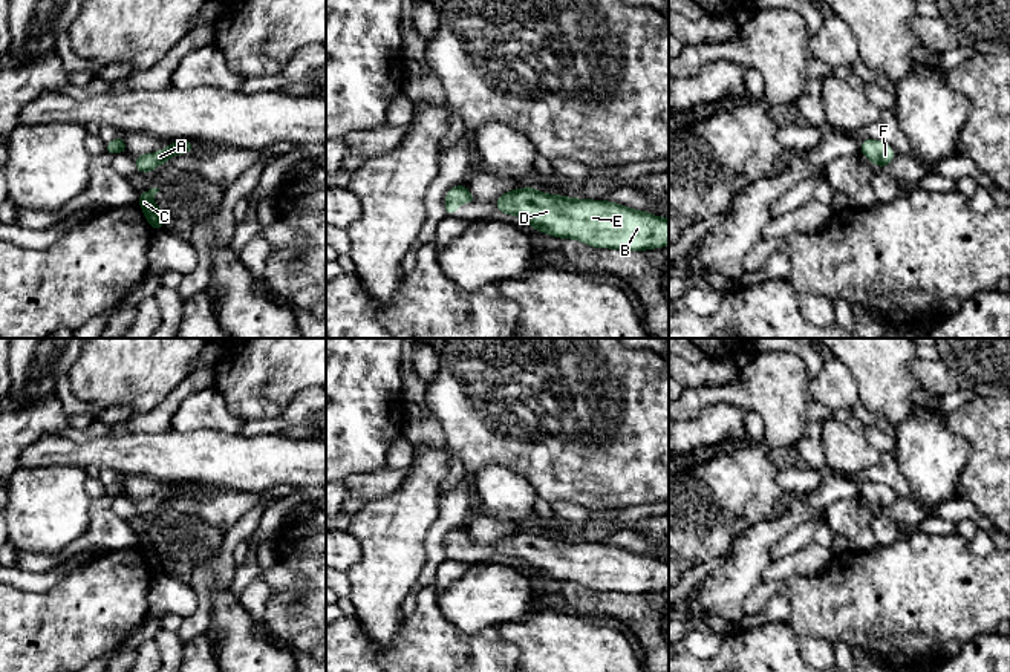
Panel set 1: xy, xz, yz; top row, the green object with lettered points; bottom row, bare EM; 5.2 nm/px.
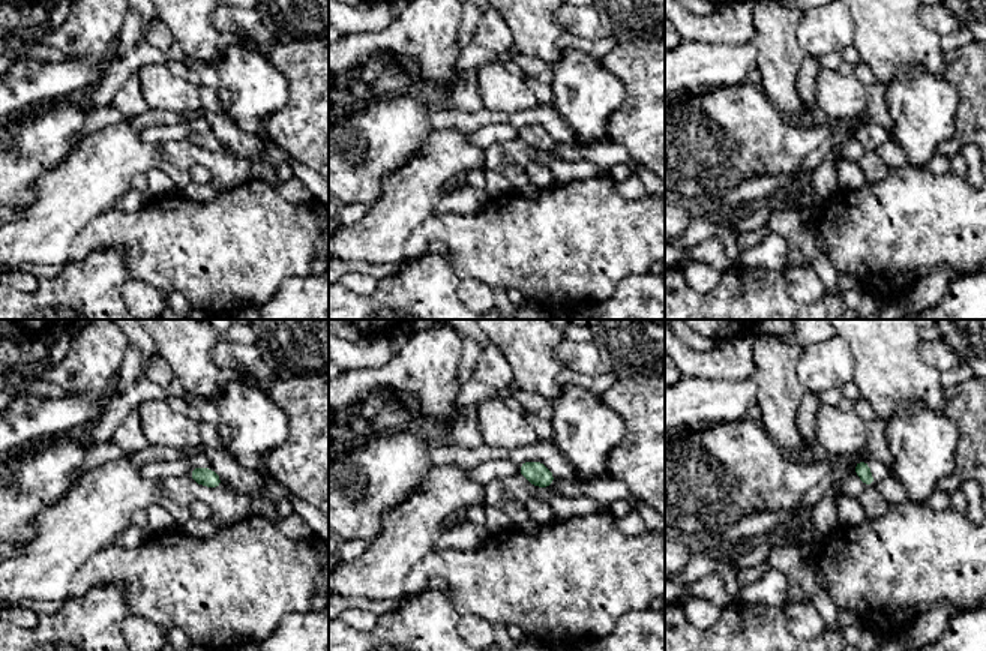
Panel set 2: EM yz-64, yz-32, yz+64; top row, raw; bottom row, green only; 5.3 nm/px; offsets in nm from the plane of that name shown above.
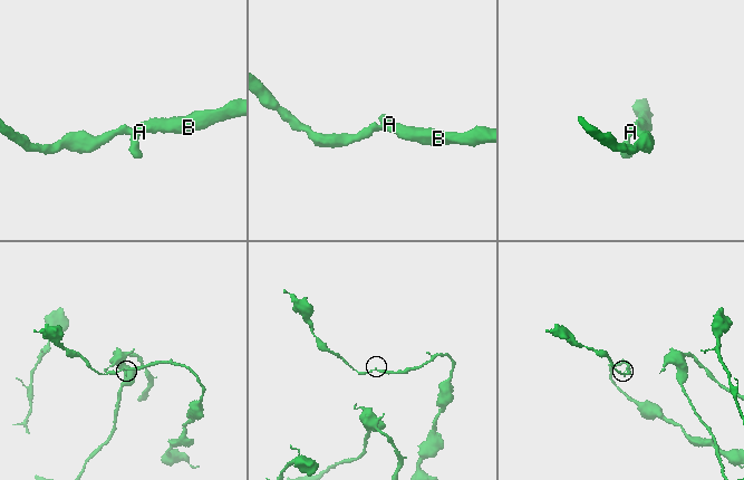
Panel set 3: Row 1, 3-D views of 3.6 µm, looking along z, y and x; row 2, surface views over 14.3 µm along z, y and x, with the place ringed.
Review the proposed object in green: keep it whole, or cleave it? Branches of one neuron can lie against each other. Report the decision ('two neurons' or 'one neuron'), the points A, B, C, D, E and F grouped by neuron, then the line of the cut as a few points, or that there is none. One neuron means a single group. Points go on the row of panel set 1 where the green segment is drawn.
one neuron; A B C D E F; no cut

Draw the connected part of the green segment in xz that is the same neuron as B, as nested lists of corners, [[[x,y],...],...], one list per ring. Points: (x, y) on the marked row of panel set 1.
[[[534,187],[503,193],[496,202],[497,211],[526,219],[533,230],[562,239],[577,239],[594,248],[643,251],[669,245],[669,219],[614,202],[545,194]]]

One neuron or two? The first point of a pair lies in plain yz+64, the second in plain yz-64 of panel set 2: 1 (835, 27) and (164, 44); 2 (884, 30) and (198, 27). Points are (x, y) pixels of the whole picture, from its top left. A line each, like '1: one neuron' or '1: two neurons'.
1: one neuron
2: one neuron

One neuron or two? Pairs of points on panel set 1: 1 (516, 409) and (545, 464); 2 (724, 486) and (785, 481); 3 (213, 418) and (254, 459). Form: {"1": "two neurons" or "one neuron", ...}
{"1": "one neuron", "2": "two neurons", "3": "two neurons"}

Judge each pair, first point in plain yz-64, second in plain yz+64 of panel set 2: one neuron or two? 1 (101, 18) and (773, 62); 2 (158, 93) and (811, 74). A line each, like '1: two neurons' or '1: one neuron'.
1: one neuron
2: two neurons

